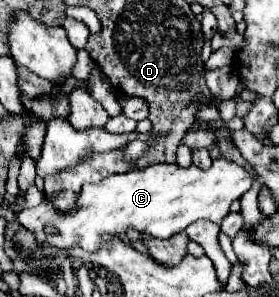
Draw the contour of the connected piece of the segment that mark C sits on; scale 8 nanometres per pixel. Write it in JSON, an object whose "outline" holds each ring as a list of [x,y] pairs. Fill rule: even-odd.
{"outline":[[[224,157],[214,159],[210,169],[200,169],[194,163],[190,167],[180,167],[176,163],[150,163],[144,169],[134,169],[130,173],[116,173],[98,183],[86,183],[82,187],[78,207],[70,213],[60,215],[50,201],[34,209],[22,209],[16,213],[16,221],[26,229],[36,233],[38,243],[50,243],[58,249],[68,251],[78,245],[86,251],[98,251],[104,247],[102,235],[118,237],[128,227],[136,231],[150,233],[160,239],[168,239],[174,233],[184,231],[196,219],[208,219],[216,225],[230,213],[232,201],[240,199],[252,185],[252,175],[244,167],[226,161]],[[44,225],[54,225],[60,233],[46,235]]]}

